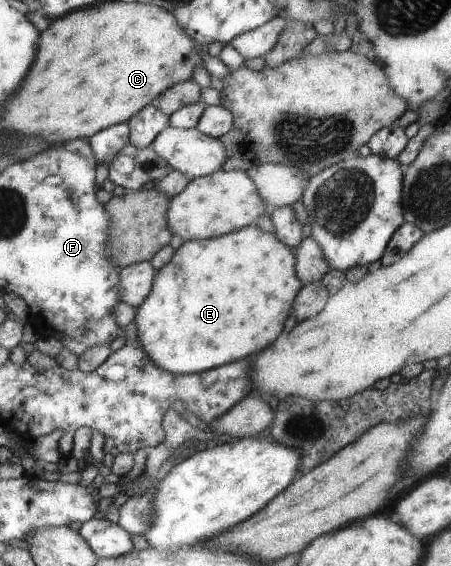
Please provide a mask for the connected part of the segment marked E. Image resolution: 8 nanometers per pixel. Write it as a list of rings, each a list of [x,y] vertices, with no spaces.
[[[252,224],[215,238],[185,241],[178,249],[175,249],[171,259],[159,270],[156,270],[151,292],[134,313],[138,338],[137,345],[139,345],[144,354],[148,355],[148,359],[158,369],[174,375],[204,372],[222,364],[245,359],[251,353],[259,353],[265,345],[269,345],[281,333],[283,321],[287,319],[289,309],[291,309],[291,301],[295,300],[297,293],[303,288],[301,281],[295,276],[294,266],[294,251],[284,245],[274,234],[266,233]]]

